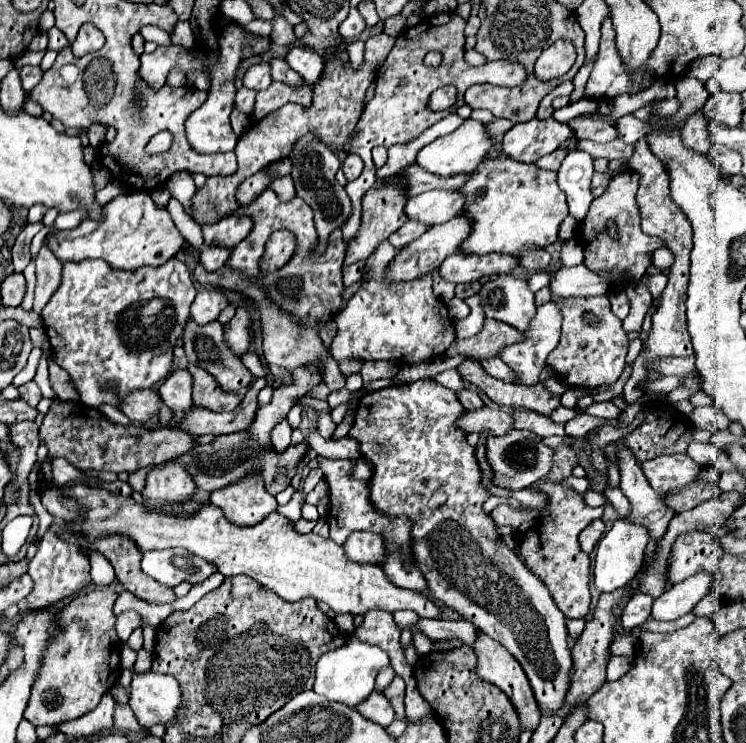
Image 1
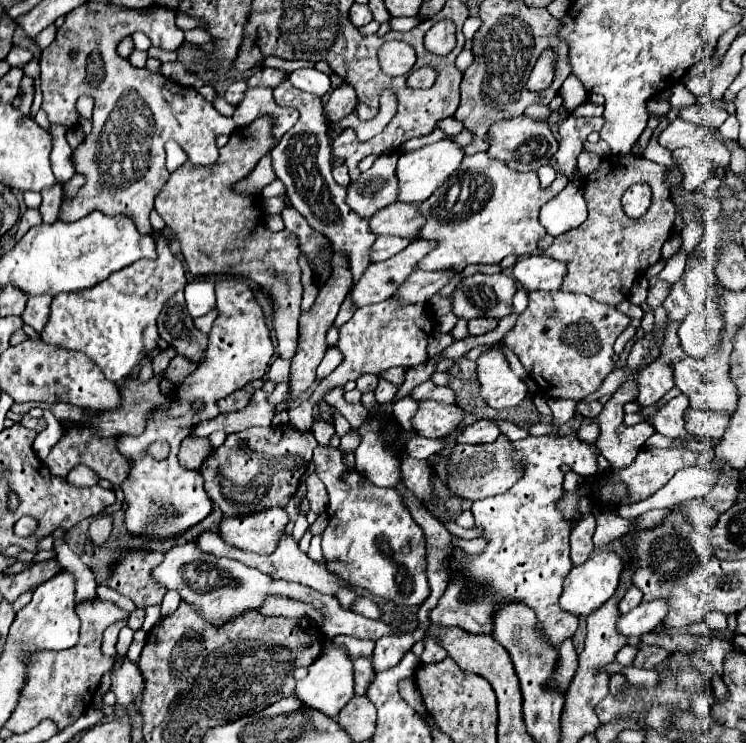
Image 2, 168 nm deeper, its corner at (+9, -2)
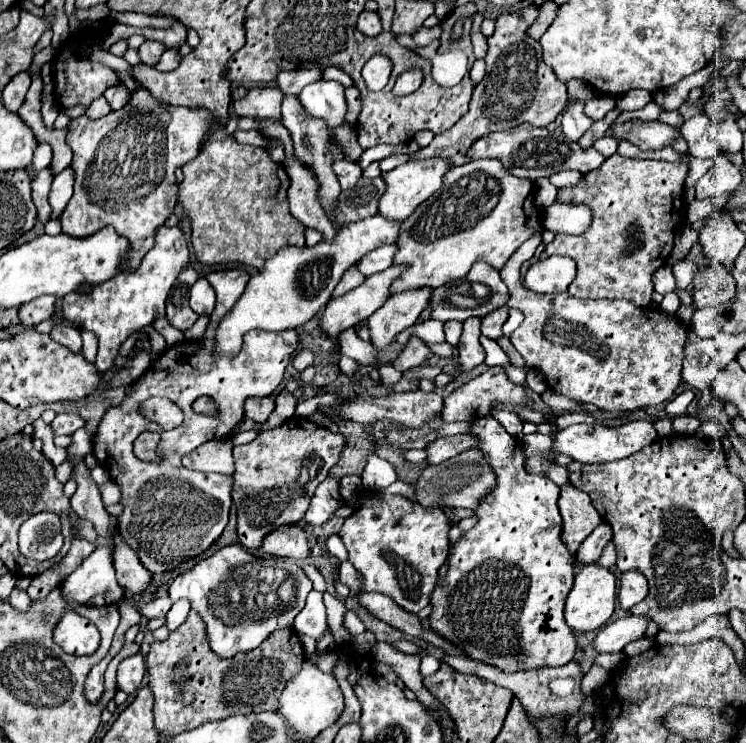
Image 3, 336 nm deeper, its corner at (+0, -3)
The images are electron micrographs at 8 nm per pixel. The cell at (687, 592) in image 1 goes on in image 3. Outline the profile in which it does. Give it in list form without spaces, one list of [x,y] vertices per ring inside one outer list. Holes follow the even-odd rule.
[[[625,616],[601,630],[595,638],[597,652],[621,652],[629,642],[635,642],[645,636],[649,618],[647,616]]]

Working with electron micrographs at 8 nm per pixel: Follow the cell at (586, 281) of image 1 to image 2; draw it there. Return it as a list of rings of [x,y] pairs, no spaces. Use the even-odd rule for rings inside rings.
[[[530,255],[520,259],[514,265],[514,277],[524,289],[542,289],[542,291],[558,291],[564,279],[566,265],[562,261],[550,259],[546,255]]]

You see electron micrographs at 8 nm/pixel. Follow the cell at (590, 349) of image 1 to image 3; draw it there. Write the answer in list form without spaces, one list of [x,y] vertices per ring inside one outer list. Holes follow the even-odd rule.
[[[529,238],[507,266],[501,270],[501,278],[509,286],[511,300],[509,308],[519,308],[525,314],[521,326],[511,334],[511,342],[515,350],[525,358],[527,366],[539,370],[549,388],[557,394],[563,394],[571,400],[587,402],[597,406],[599,410],[609,412],[631,412],[637,408],[645,408],[651,404],[669,402],[681,382],[681,360],[683,346],[687,340],[687,326],[659,308],[639,308],[627,300],[581,300],[571,294],[537,294],[527,290],[521,284],[519,268],[525,260],[529,260],[535,248],[541,244],[541,238]]]

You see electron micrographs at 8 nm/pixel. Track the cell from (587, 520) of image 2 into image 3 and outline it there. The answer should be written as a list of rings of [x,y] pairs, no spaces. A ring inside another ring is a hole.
[[[601,522],[591,534],[589,534],[589,538],[579,546],[579,550],[577,550],[577,560],[581,562],[581,564],[593,564],[593,562],[597,562],[599,560],[599,556],[601,556],[601,552],[603,552],[603,548],[605,548],[605,544],[609,542],[613,538],[613,532],[611,532],[611,526],[607,524],[607,522]]]

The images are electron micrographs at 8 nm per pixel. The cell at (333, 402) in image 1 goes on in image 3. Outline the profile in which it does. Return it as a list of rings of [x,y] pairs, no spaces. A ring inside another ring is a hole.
[[[369,454],[361,480],[363,480],[363,486],[365,488],[381,490],[381,488],[391,486],[397,480],[397,472],[395,472],[395,468],[389,462],[381,460],[375,454]]]

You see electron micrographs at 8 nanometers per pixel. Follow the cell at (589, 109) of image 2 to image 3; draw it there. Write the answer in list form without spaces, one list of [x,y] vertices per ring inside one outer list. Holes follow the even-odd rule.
[[[631,90],[623,96],[617,98],[617,104],[615,104],[615,110],[619,112],[633,112],[633,110],[641,110],[645,104],[651,102],[651,92],[647,90]]]

